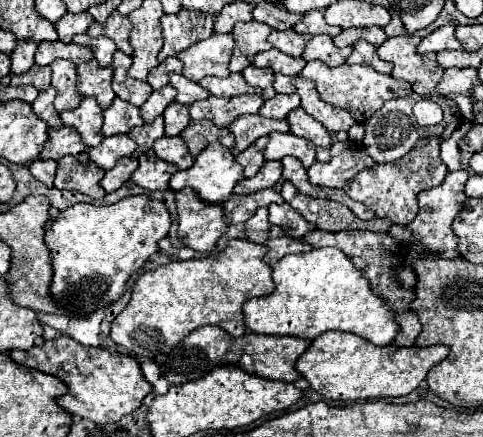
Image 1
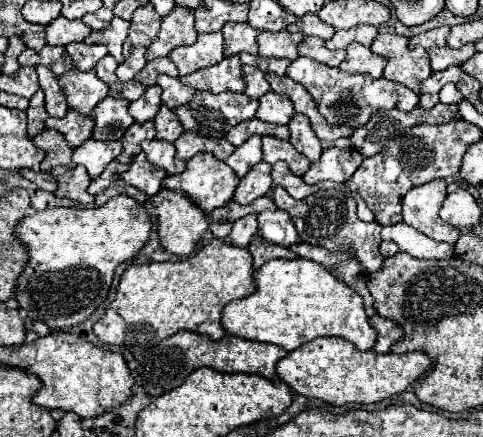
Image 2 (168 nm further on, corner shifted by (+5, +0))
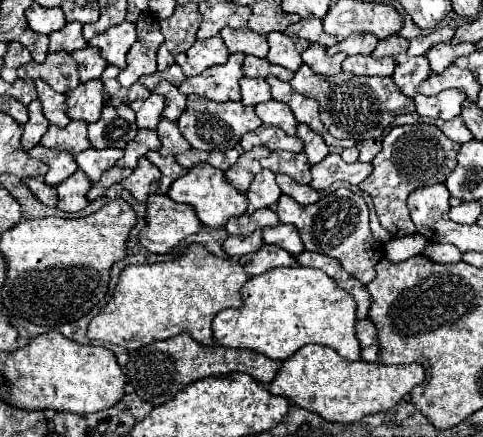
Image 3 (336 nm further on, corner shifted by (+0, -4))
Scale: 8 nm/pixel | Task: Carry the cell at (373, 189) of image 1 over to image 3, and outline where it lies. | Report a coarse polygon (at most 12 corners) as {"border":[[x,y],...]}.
{"border":[[435,125],[393,127],[359,189],[393,237],[415,233],[405,201],[443,183],[459,143]]}

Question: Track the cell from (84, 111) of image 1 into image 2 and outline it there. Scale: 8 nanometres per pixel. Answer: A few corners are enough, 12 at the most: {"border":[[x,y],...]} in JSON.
{"border":[[76,111],[46,119],[76,149],[92,137],[94,119]]}

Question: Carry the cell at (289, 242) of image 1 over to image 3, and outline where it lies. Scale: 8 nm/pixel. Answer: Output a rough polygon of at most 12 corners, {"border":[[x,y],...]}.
{"border":[[261,245],[239,263],[251,277],[295,267],[295,257],[277,245]]}

